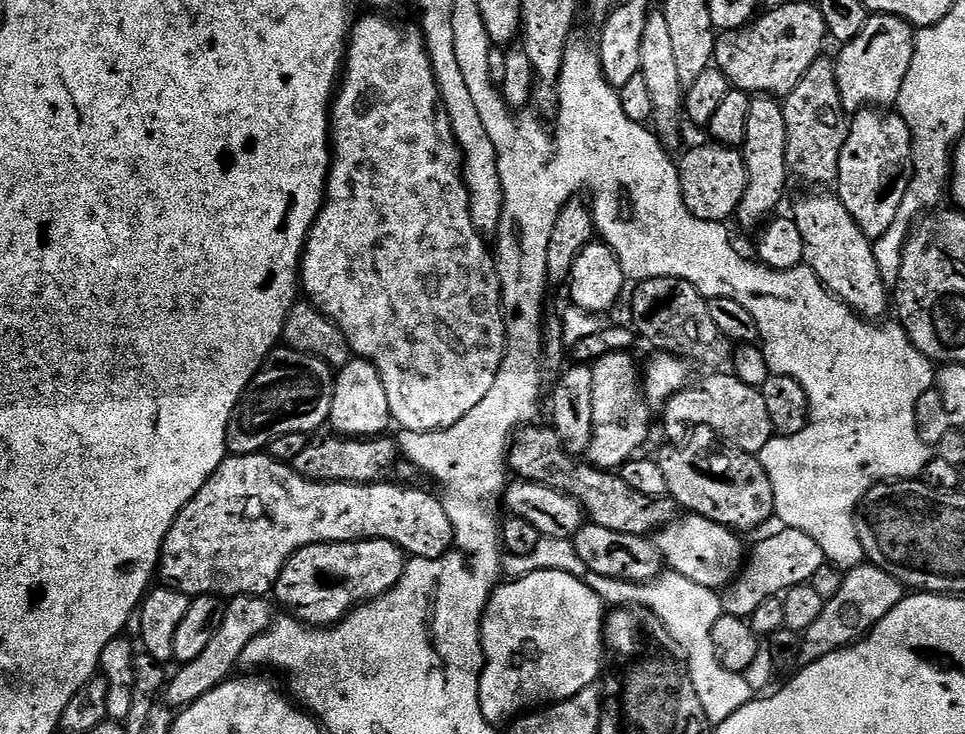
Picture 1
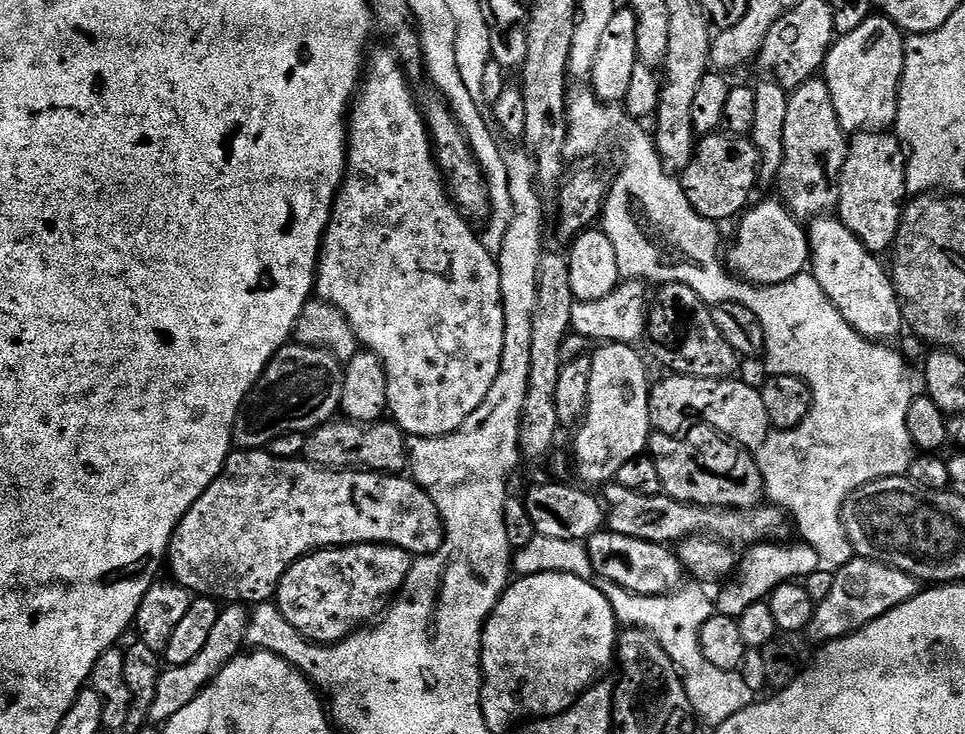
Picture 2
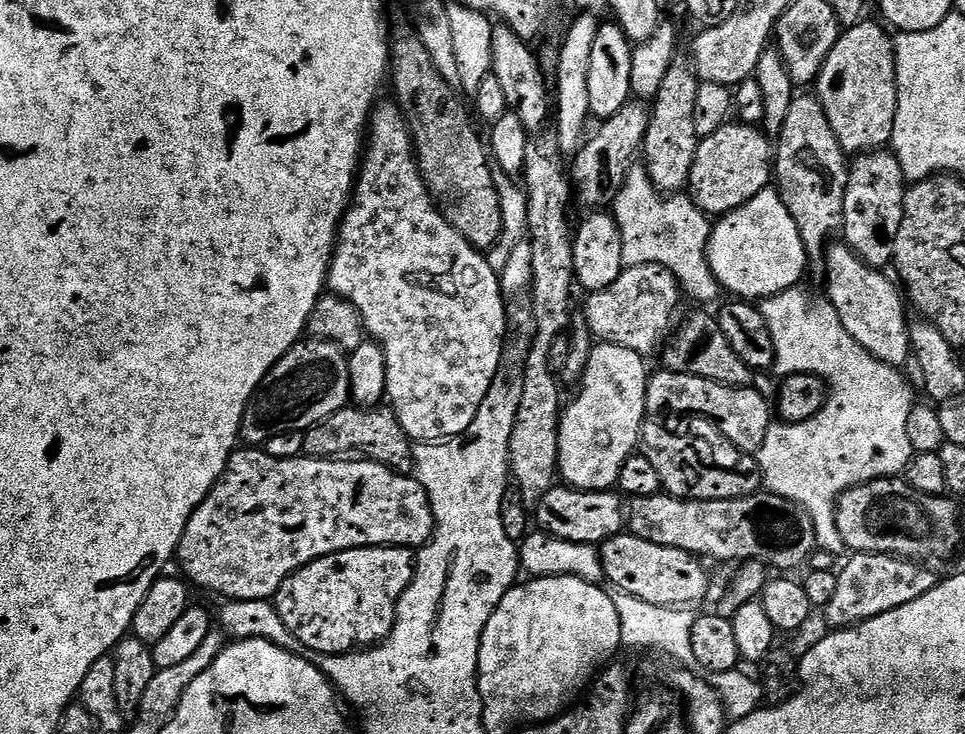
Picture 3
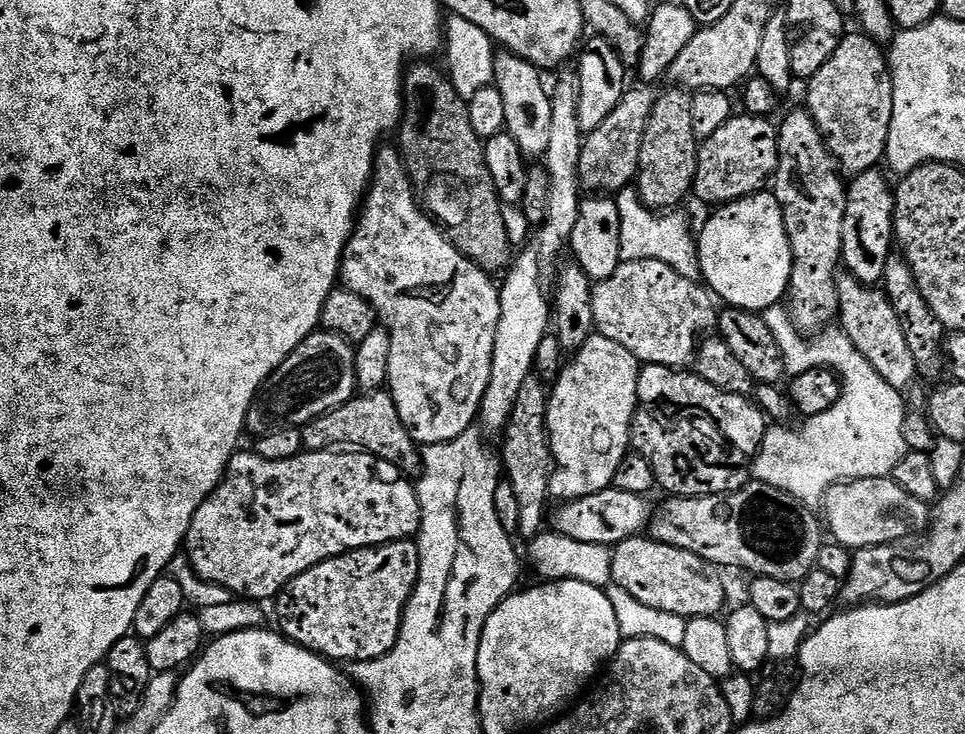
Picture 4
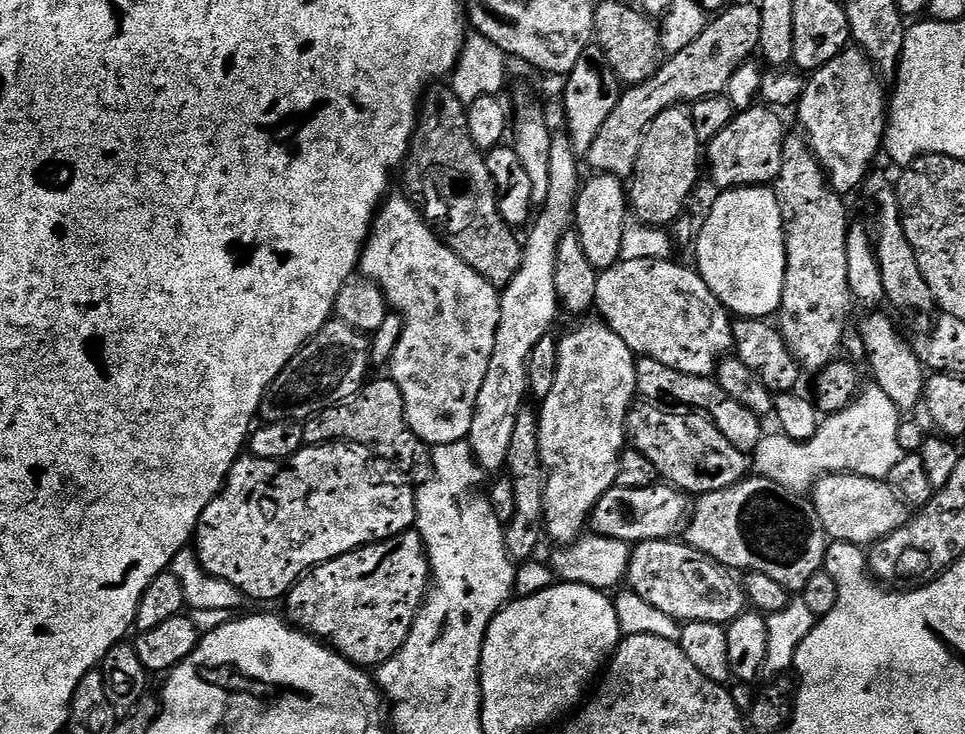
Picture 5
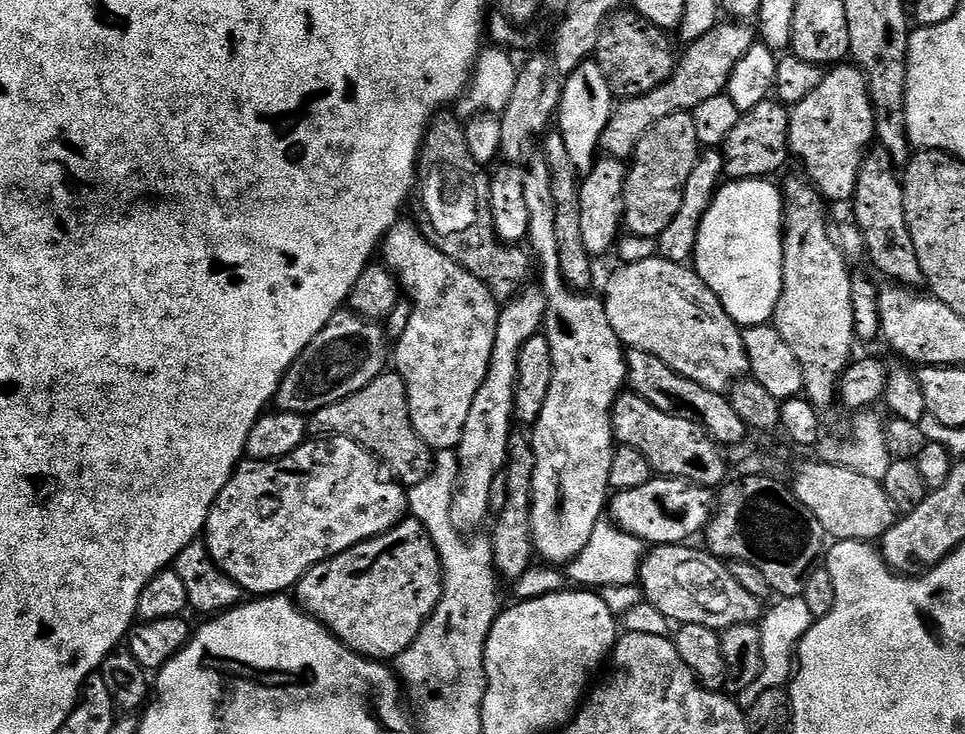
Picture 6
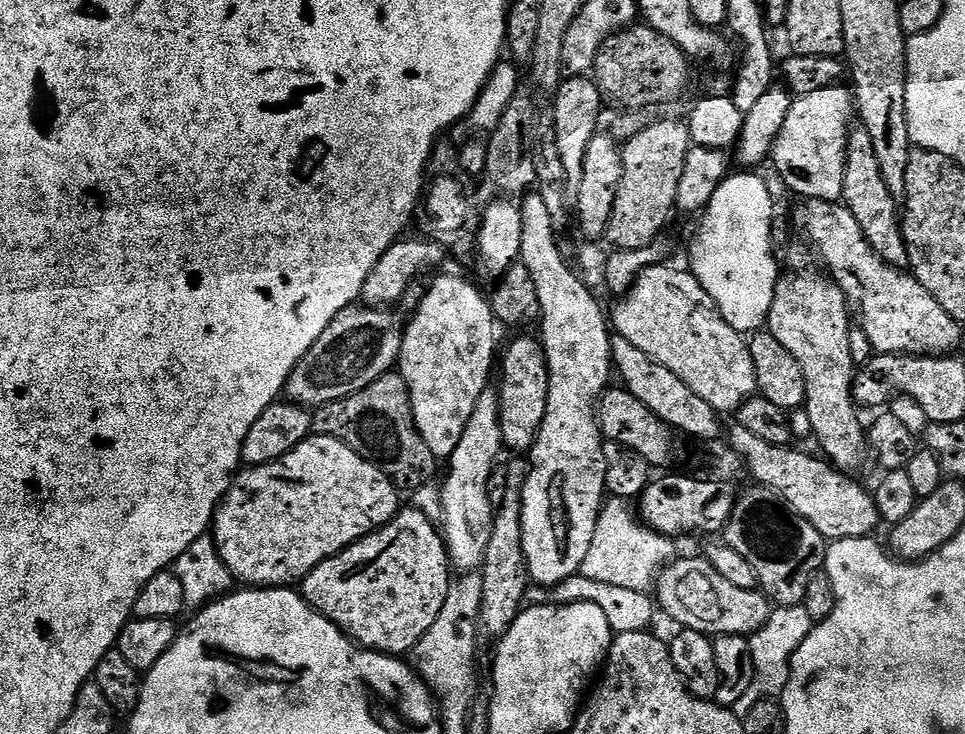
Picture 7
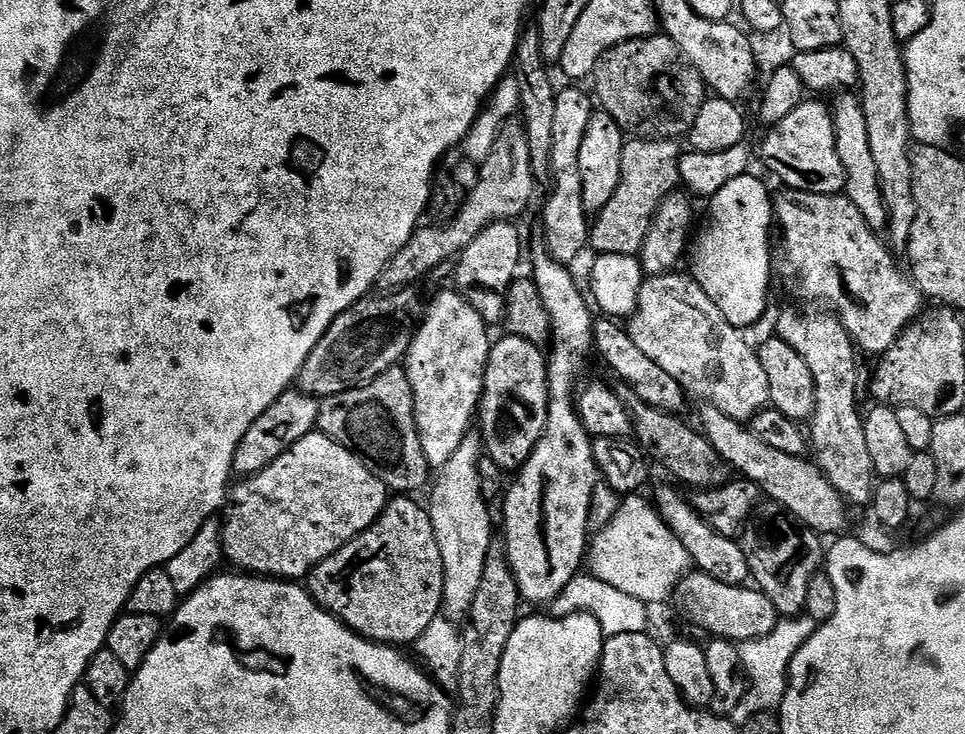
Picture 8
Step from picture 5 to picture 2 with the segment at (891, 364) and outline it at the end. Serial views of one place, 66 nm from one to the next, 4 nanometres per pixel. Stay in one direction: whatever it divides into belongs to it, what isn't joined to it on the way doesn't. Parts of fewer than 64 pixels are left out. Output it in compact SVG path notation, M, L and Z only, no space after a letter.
M825 214L815 217L806 228L811 252L810 275L826 290L826 298L838 306L842 318L850 322L858 334L862 334L868 340L877 342L892 342L899 337L904 327L904 315L900 312L900 300L896 296L896 287L892 285L892 278L887 267L880 265L881 257L877 253L870 252L866 246L843 224L839 215Z

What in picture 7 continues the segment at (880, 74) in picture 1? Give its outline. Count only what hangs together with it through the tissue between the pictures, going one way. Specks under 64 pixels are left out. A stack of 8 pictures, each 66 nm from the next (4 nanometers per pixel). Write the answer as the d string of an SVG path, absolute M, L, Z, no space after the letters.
M823 88L814 90L814 94L795 97L790 114L786 114L782 134L772 148L770 164L776 167L785 186L804 200L836 202L844 195L848 133L852 131L858 116L853 93L845 88Z

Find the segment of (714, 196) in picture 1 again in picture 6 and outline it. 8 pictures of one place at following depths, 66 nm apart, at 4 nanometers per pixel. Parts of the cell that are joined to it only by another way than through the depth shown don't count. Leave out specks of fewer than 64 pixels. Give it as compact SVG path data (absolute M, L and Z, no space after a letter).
M775 98L759 102L749 112L743 113L734 126L730 138L722 146L724 157L723 175L729 181L744 179L765 179L775 177L775 172L790 160L788 151L789 109Z

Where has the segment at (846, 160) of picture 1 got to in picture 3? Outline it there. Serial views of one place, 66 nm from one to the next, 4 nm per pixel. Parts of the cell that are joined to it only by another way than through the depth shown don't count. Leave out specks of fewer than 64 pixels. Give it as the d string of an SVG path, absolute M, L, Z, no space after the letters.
M877 149L875 152L861 153L853 159L848 172L846 197L843 199L841 231L847 246L872 268L883 269L892 261L894 243L904 217L905 191L901 163L894 152Z

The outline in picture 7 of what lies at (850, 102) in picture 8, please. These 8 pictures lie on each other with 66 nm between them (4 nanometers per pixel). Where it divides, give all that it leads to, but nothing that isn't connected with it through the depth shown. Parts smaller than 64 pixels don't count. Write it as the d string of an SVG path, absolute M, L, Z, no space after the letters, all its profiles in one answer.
M863 126L853 127L848 133L846 178L842 202L850 210L850 214L858 218L858 226L862 226L862 234L866 234L866 242L870 242L873 250L891 268L907 269L908 247L904 237L902 208L897 196L890 194L890 186L886 186L886 178L882 176L882 169L878 166L878 154L874 151L874 141Z

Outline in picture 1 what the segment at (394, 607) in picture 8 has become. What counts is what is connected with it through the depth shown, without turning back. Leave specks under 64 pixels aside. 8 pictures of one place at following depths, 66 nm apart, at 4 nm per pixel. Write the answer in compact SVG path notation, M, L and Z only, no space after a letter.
M389 540L311 544L288 559L276 580L274 596L286 607L296 608L295 619L302 624L335 626L353 608L385 596L402 578L405 563L404 549Z

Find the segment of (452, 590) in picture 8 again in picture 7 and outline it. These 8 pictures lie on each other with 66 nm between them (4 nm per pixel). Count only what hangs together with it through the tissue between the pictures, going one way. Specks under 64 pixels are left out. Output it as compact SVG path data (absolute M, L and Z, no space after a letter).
M488 387L478 398L466 430L462 430L462 442L447 461L448 477L440 488L442 535L448 546L448 559L455 571L468 574L484 563L486 546L492 533L494 509L488 497L488 483L492 471L497 468L500 452L505 451L504 428L500 425L500 398L495 387Z

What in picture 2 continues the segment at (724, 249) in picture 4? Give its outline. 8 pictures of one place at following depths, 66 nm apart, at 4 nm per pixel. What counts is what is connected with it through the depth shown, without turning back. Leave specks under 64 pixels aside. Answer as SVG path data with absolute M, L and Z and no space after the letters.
M781 201L754 204L743 213L739 224L738 242L728 253L728 262L741 279L752 284L776 285L801 275L809 267L811 252L807 231Z

